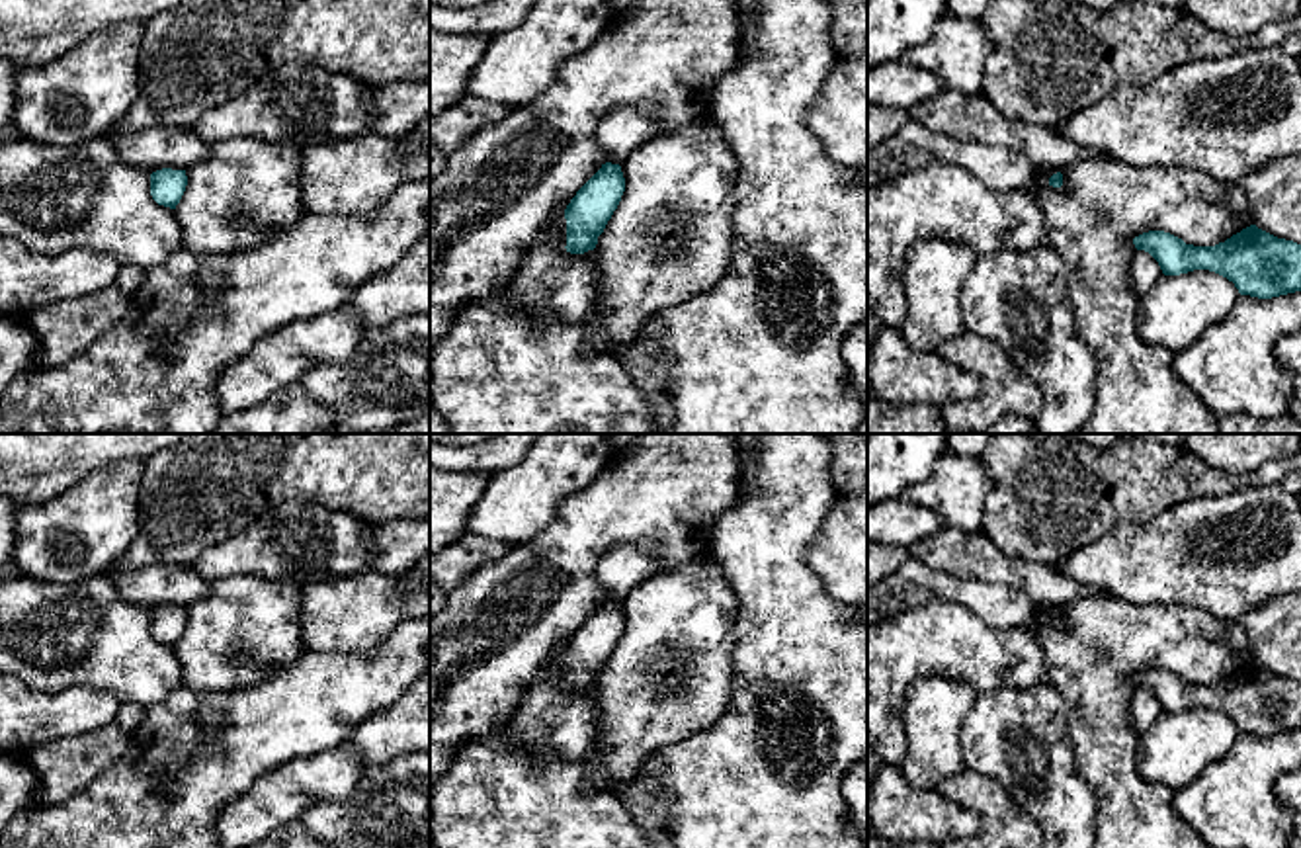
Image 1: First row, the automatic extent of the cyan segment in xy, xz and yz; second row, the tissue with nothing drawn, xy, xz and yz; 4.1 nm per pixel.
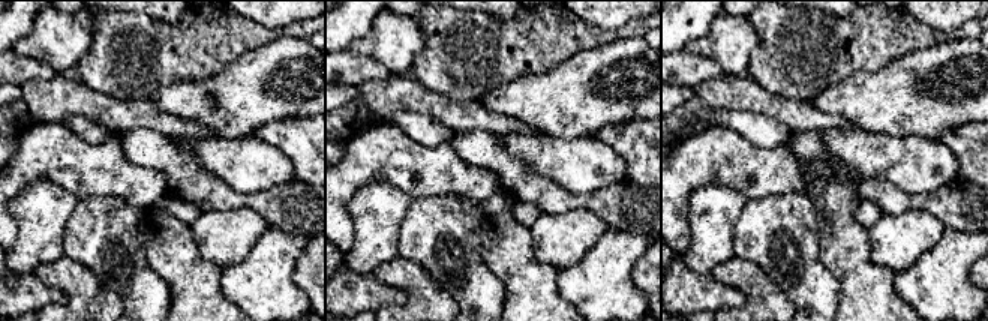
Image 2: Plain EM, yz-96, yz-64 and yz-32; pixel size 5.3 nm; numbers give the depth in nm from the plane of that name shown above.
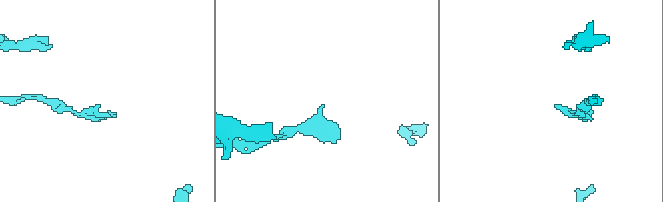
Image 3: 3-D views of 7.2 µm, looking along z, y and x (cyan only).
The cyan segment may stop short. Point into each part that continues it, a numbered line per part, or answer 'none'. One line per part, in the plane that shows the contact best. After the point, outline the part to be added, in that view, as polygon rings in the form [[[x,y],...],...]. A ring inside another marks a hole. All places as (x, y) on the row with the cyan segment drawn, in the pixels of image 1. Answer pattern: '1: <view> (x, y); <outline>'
none

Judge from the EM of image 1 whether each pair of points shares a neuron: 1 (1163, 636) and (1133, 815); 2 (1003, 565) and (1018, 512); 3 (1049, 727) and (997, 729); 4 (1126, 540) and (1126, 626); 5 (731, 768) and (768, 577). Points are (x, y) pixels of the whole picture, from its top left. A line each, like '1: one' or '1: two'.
1: one
2: two
3: one
4: two
5: one

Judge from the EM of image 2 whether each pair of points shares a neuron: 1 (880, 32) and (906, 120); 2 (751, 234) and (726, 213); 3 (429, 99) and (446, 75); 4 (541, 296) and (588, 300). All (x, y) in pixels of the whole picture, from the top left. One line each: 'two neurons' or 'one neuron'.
1: two neurons
2: two neurons
3: two neurons
4: two neurons

